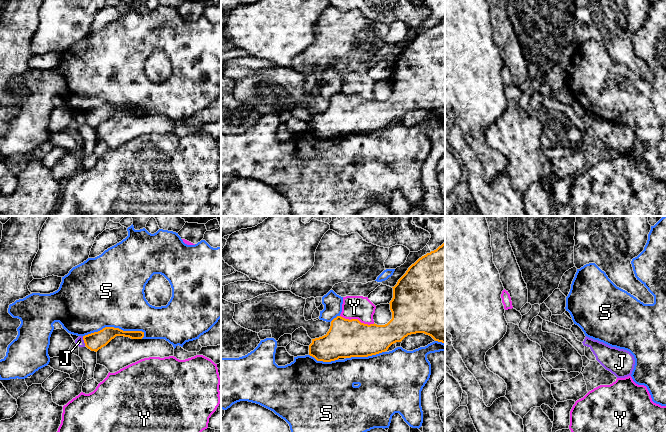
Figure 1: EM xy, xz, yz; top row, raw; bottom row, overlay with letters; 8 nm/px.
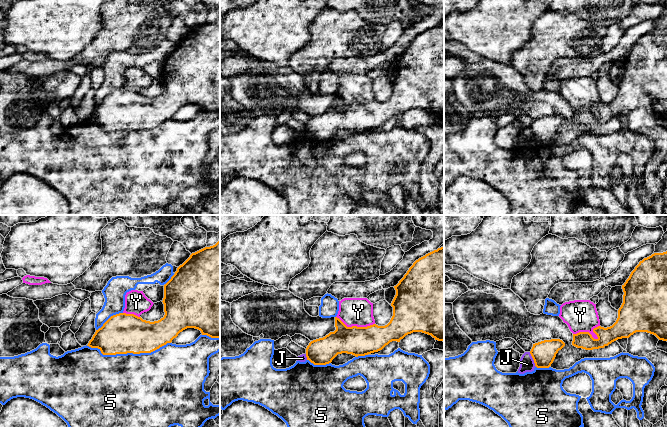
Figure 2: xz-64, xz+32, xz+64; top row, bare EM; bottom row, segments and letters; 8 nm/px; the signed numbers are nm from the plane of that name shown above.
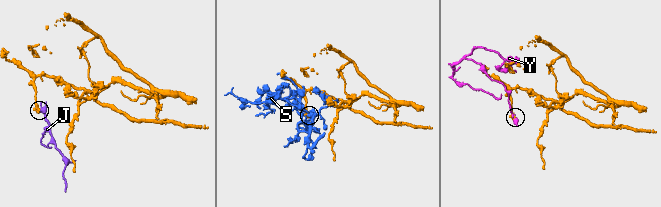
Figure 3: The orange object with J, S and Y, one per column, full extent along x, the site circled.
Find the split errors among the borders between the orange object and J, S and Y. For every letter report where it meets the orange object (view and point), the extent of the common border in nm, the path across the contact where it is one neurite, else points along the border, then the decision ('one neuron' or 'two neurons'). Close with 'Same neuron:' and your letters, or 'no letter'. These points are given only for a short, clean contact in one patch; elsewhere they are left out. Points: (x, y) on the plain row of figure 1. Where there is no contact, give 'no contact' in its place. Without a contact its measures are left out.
J: meets orange in xy at (84, 117); contact 80 nm long; border along xy (82, 113), (85, 121); two neurons
S: meets orange in xy at (113, 103); contact 500 nm long; two neurons
Y: meets orange in xz at (357, 95); contact 280 nm long; two neurons
Same neuron: no letter

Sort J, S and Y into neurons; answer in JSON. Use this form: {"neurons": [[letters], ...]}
{"neurons": [["J"], ["S"], ["Y"]]}

